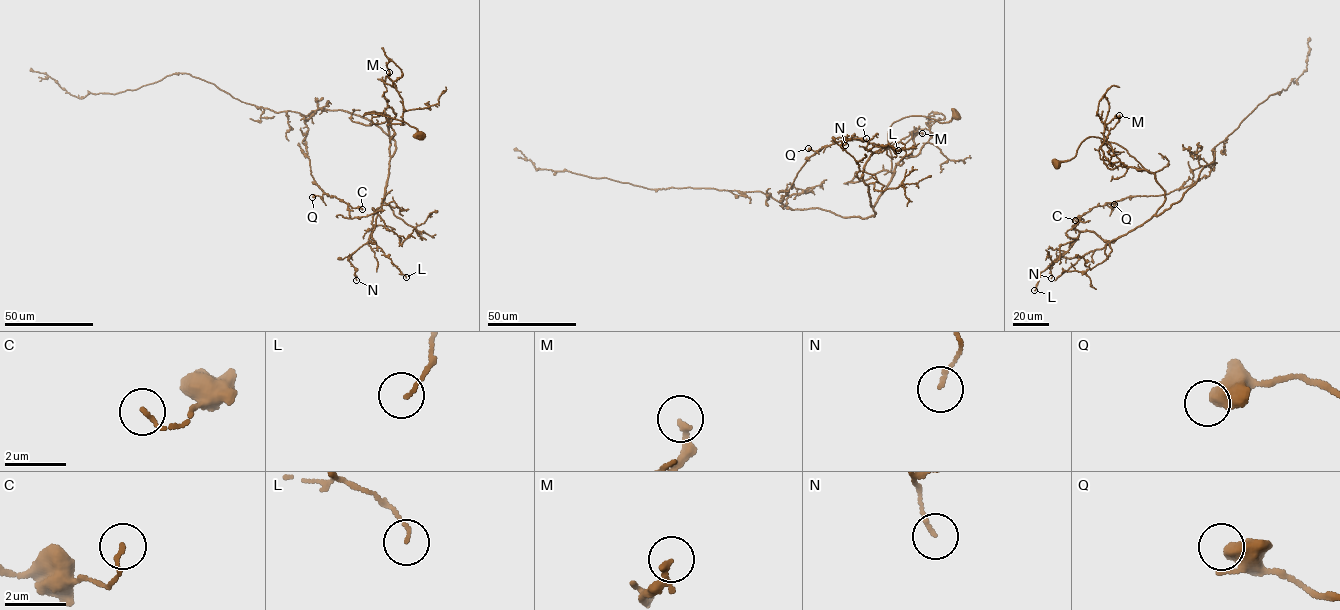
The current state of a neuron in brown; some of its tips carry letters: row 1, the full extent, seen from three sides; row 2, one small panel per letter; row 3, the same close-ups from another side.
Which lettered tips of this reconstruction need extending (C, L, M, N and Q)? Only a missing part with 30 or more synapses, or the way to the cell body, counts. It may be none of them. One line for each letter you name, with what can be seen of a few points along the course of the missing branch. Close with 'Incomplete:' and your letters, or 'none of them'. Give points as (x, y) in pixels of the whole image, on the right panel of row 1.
Incomplete: none of them

